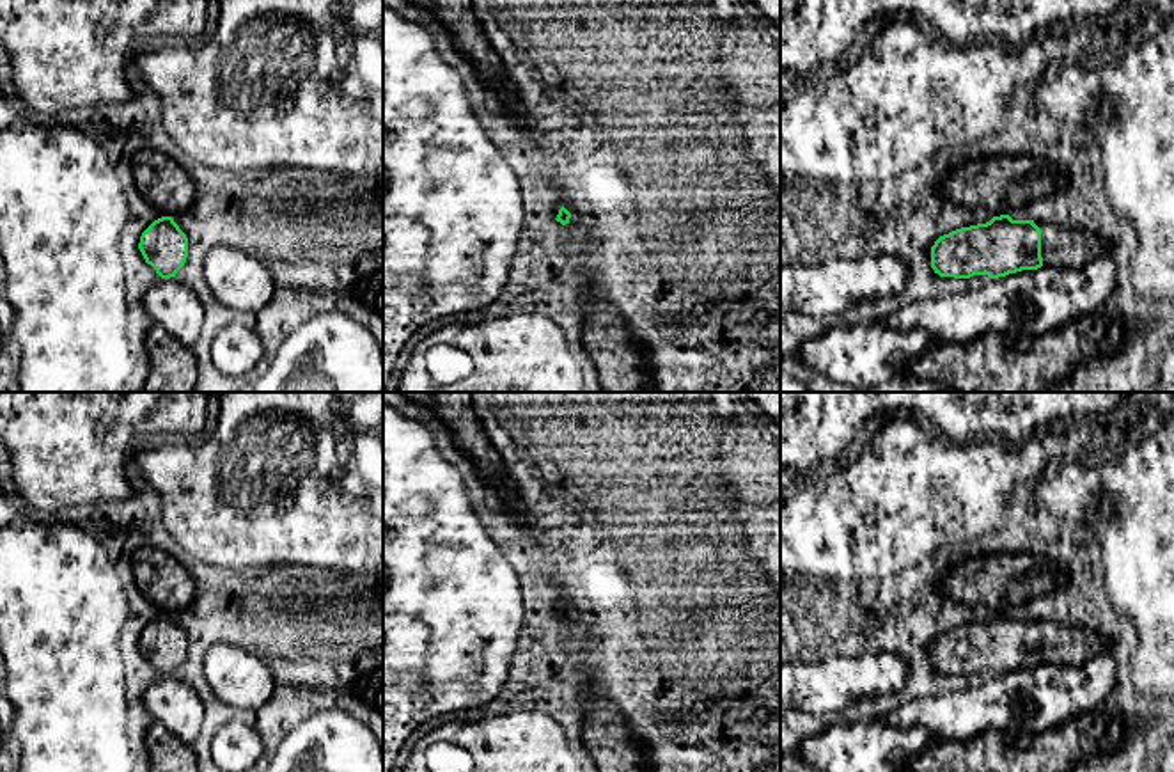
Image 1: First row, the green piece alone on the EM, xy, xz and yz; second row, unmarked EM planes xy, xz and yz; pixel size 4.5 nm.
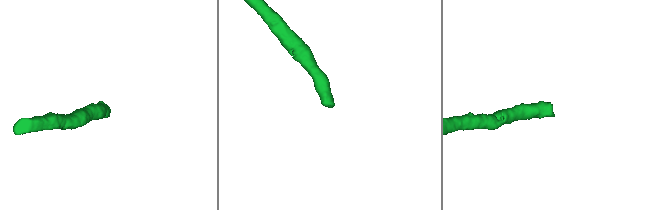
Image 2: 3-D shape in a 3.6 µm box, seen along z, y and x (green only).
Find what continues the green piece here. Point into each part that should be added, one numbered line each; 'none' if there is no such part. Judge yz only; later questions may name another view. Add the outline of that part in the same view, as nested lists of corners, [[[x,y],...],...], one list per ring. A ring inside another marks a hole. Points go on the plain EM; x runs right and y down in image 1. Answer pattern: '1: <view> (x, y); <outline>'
1: yz (1061, 641); [[[1041,614],[1034,621],[1041,626],[1043,664],[1078,666],[1103,655],[1107,648],[1101,634],[1076,621],[1055,621]]]

